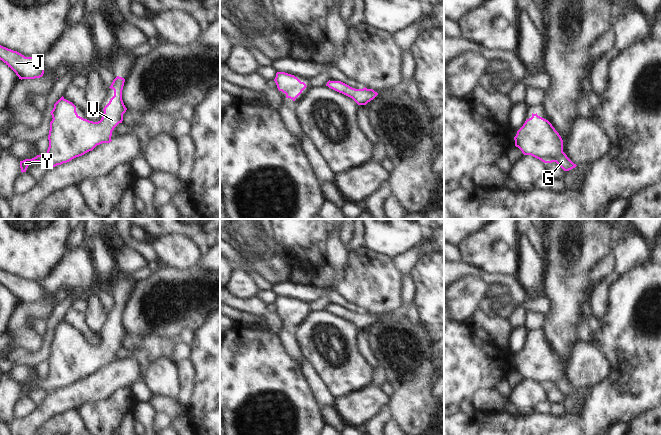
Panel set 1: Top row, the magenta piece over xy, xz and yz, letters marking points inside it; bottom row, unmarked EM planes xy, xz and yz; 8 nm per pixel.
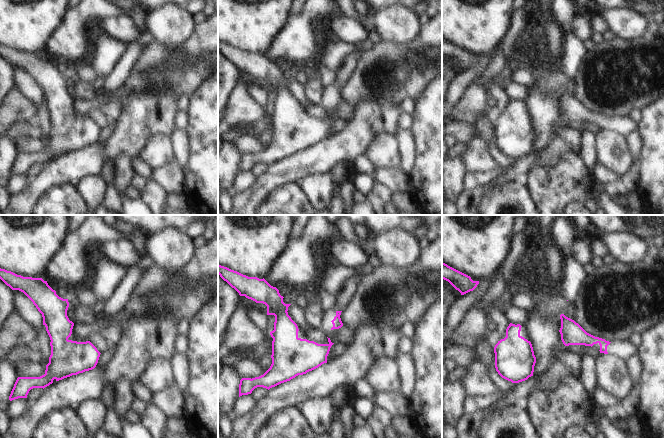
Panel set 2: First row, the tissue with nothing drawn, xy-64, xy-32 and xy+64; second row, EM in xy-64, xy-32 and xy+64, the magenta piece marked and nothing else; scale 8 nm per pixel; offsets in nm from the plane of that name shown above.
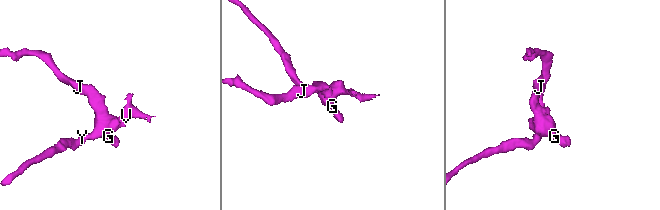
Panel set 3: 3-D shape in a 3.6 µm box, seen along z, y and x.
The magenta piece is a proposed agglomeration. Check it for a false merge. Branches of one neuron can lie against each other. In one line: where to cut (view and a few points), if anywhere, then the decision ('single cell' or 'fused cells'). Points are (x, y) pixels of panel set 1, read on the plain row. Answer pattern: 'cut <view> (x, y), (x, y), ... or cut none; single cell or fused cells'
cut none; single cell

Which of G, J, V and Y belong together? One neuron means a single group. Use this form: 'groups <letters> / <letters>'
groups G J V Y

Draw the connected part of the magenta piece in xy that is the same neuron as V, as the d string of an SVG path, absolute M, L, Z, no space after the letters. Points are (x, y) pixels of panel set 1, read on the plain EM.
M119 300L113 304L109 312L114 314L114 320L104 331L98 346L80 341L76 330L62 320L50 336L53 343L50 346L47 377L20 385L21 396L26 396L28 390L35 386L47 392L55 391L92 375L97 369L110 367L112 355L122 347L127 334L122 324L124 306L125 303Z

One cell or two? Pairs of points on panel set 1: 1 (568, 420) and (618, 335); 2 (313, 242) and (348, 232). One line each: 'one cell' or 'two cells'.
1: one cell
2: two cells

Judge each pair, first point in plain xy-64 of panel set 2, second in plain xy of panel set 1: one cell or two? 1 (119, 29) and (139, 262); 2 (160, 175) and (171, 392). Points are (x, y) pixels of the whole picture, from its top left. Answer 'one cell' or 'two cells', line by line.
1: one cell
2: two cells

